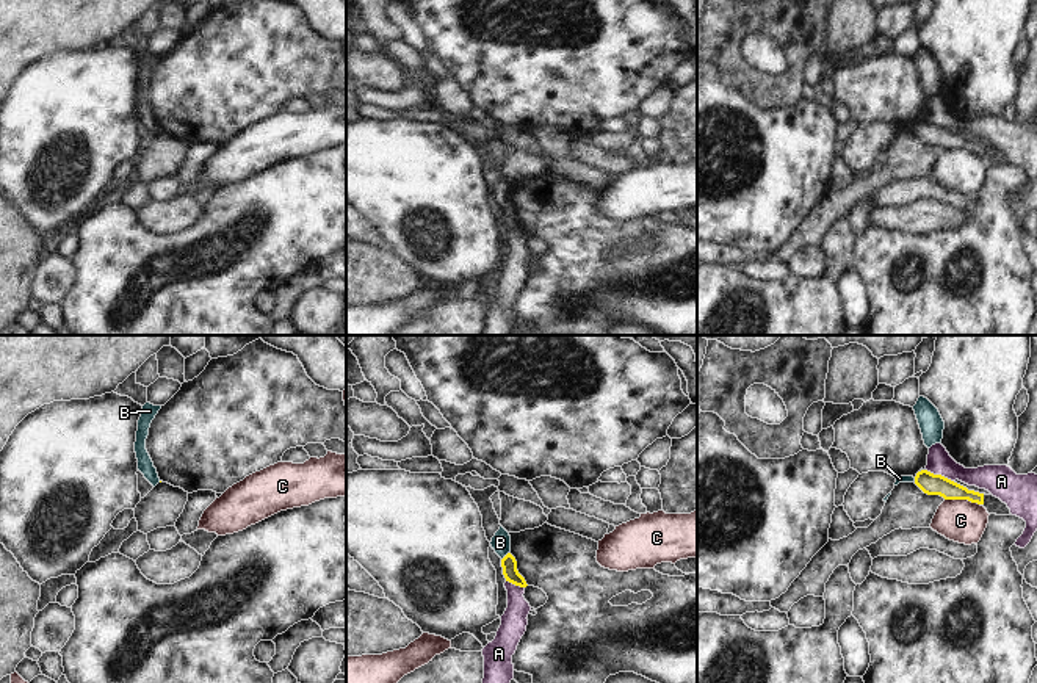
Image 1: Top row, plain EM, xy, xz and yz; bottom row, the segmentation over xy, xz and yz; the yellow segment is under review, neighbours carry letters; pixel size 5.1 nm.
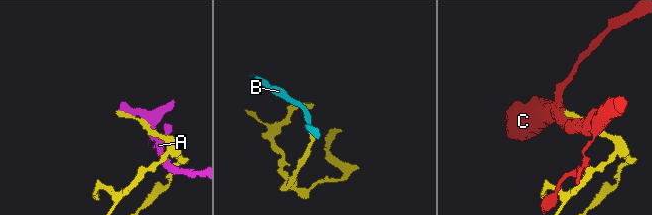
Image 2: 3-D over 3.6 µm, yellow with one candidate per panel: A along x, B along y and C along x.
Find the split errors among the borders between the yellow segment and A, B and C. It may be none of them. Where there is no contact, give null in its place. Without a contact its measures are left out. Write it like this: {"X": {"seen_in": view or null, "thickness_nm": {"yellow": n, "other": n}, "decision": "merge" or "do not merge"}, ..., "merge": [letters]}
{"A": {"seen_in": "yz", "thickness_nm": {"yellow": 110, "other": 130}, "decision": "do not merge"}, "B": {"seen_in": "xz", "thickness_nm": {"yellow": 80, "other": 100}, "decision": "do not merge"}, "C": {"seen_in": "yz", "thickness_nm": {"yellow": 110, "other": 220}, "decision": "do not merge"}, "merge": []}

